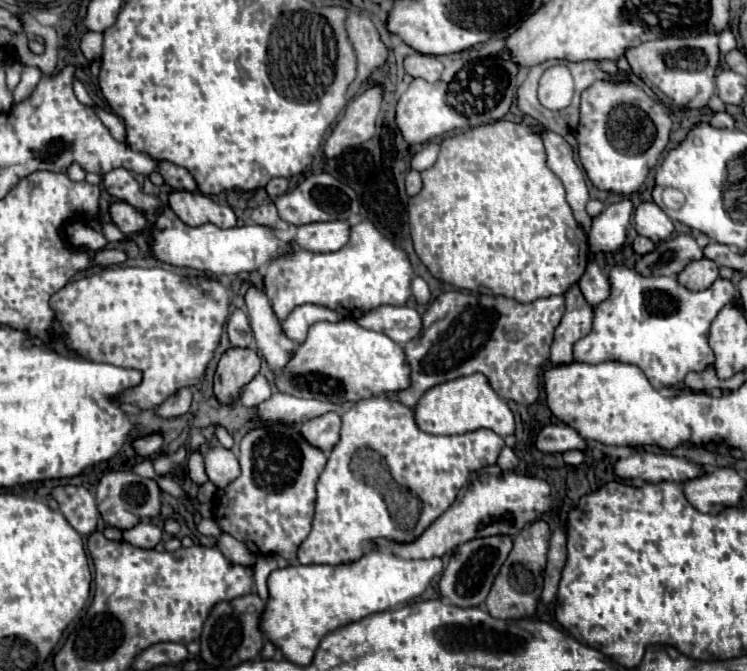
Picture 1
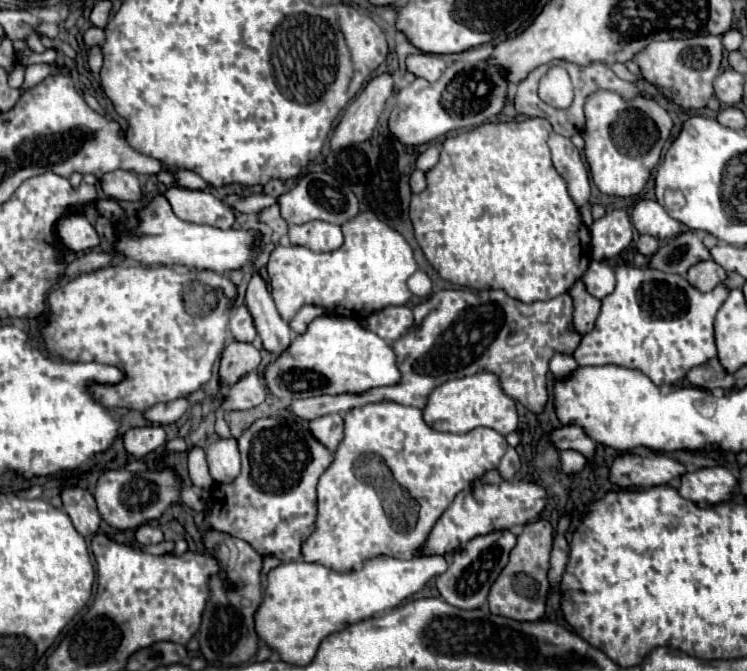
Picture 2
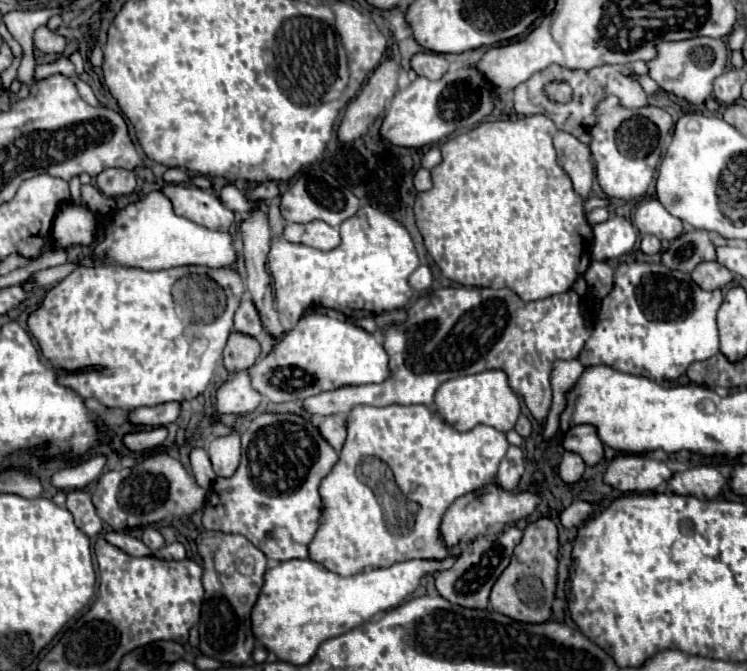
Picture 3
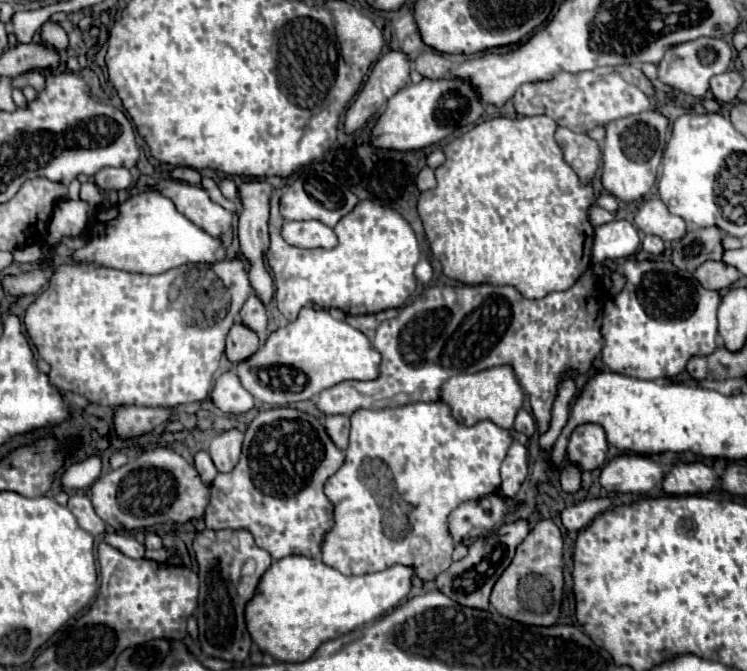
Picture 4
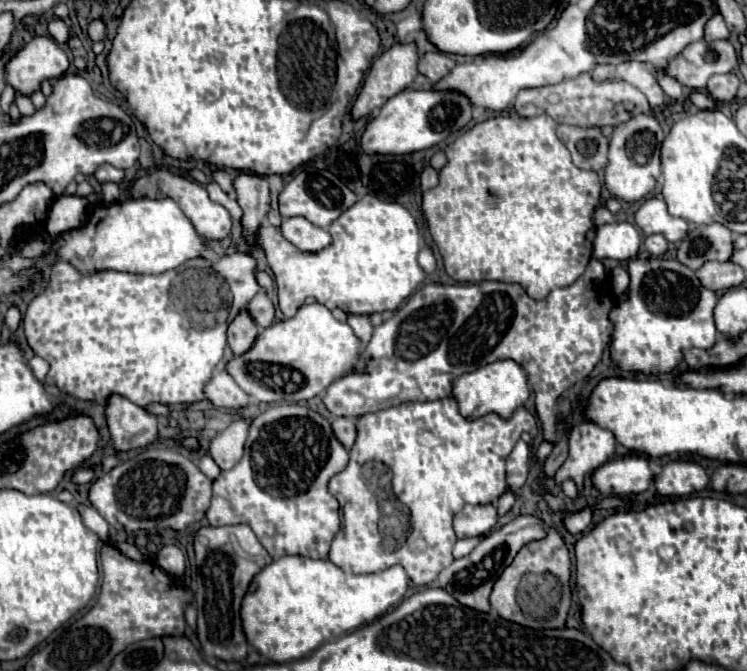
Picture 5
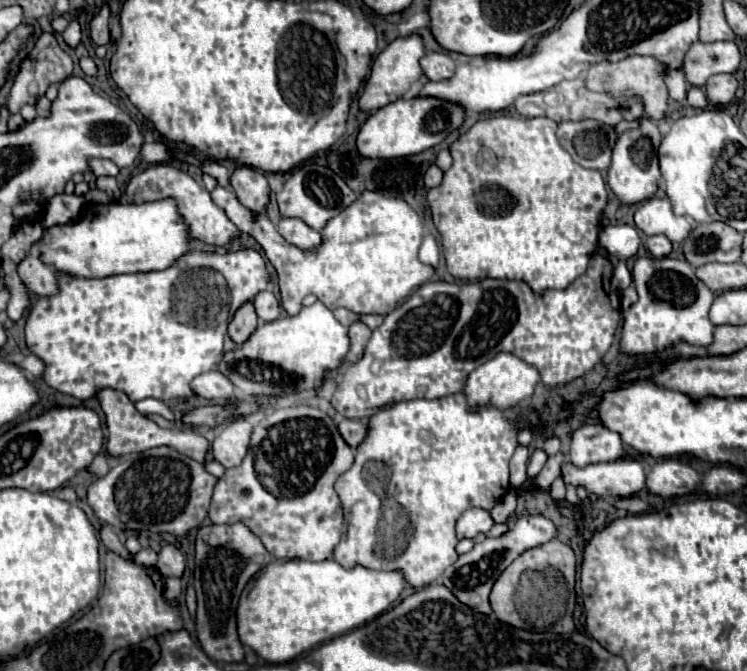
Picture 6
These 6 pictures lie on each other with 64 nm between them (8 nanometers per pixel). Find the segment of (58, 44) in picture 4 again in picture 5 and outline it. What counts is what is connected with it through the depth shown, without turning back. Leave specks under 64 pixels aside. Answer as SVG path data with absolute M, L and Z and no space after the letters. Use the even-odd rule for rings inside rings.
M54 18L54 20L48 24L48 36L50 36L52 40L56 40L58 44L66 44L66 42L68 42L68 26L66 26L62 20Z

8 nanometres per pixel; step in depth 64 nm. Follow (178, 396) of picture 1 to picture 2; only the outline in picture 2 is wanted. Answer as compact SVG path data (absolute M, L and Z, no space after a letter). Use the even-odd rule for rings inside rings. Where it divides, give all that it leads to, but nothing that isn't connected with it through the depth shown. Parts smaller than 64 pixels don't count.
M180 396L172 402L164 402L164 404L156 404L150 410L144 412L144 416L154 422L154 424L172 424L176 422L184 412L188 410L188 398Z

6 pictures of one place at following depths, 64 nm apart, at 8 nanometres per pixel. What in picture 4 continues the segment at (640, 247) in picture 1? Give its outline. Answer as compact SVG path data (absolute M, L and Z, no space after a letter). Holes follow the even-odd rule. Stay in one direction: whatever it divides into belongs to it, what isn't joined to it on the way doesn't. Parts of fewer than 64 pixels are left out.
M644 236L644 240L642 240L642 250L648 252L648 254L652 254L652 256L658 256L658 254L662 254L662 250L664 250L664 242L662 242L658 236Z

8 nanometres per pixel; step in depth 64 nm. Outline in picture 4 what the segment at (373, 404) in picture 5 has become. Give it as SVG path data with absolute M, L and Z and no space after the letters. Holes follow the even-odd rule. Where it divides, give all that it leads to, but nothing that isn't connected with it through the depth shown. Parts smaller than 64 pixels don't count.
M588 270L580 276L580 280L564 292L552 292L540 300L526 300L516 288L512 286L430 286L426 288L414 302L404 306L396 318L384 320L374 336L374 348L382 354L382 366L378 380L370 382L356 382L346 380L340 382L314 398L316 408L330 416L330 414L344 414L350 416L358 408L388 408L388 406L402 406L412 402L436 402L440 386L456 376L456 374L472 374L492 366L512 366L516 372L516 380L524 394L530 398L532 414L540 432L548 430L550 424L550 410L556 396L556 382L558 378L568 372L572 376L580 372L588 372L590 364L598 356L602 348L602 308L606 300L606 290L596 284L598 280Z

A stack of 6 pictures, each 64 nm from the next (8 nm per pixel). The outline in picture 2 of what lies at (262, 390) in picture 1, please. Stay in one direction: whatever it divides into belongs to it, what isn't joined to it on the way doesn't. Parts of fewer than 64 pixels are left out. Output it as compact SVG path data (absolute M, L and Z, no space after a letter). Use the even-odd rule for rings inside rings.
M250 372L246 378L228 388L224 404L218 408L218 414L226 410L248 410L266 400L266 388L258 372Z

